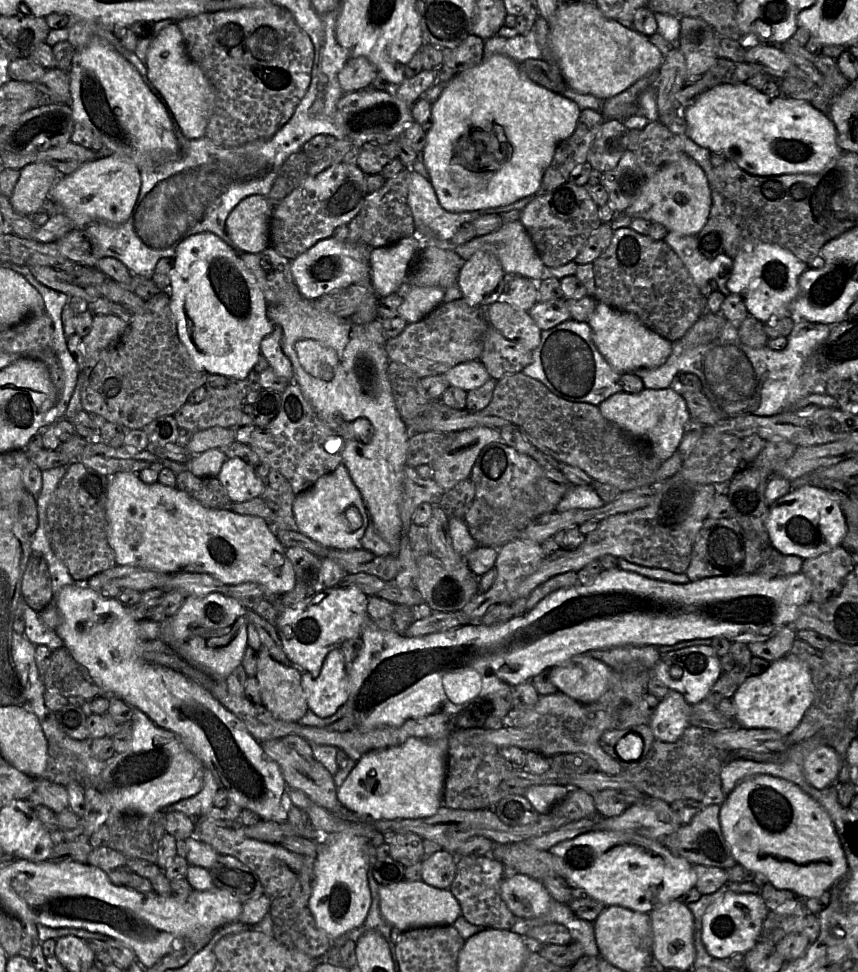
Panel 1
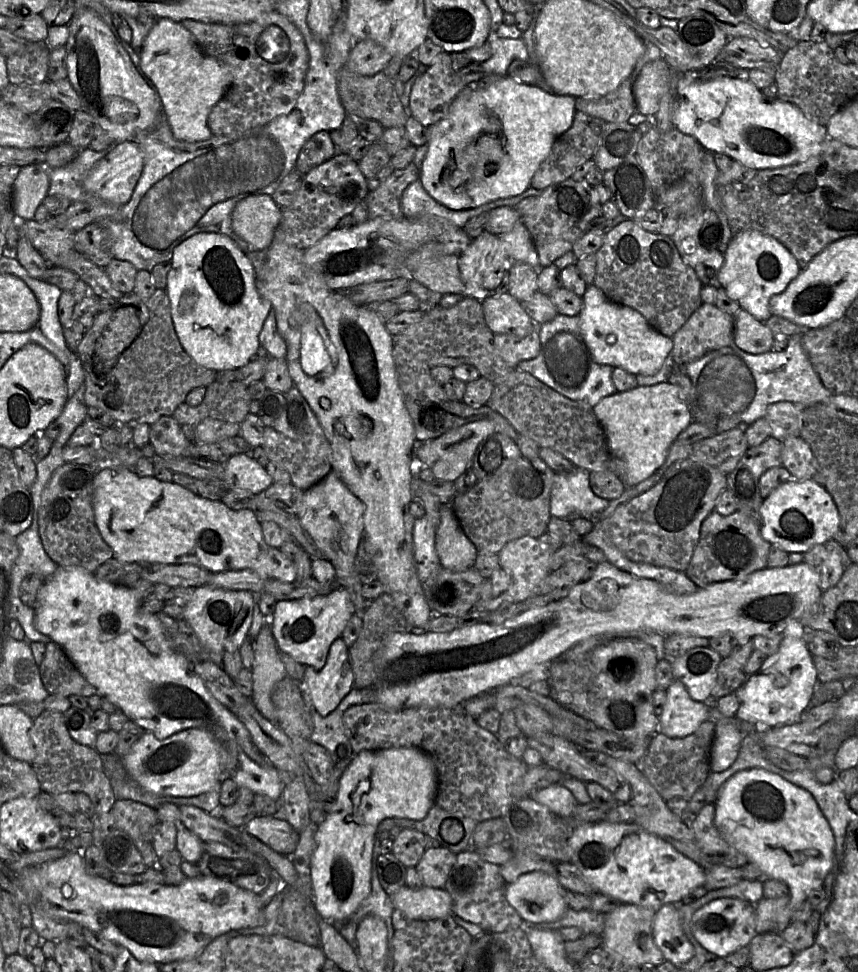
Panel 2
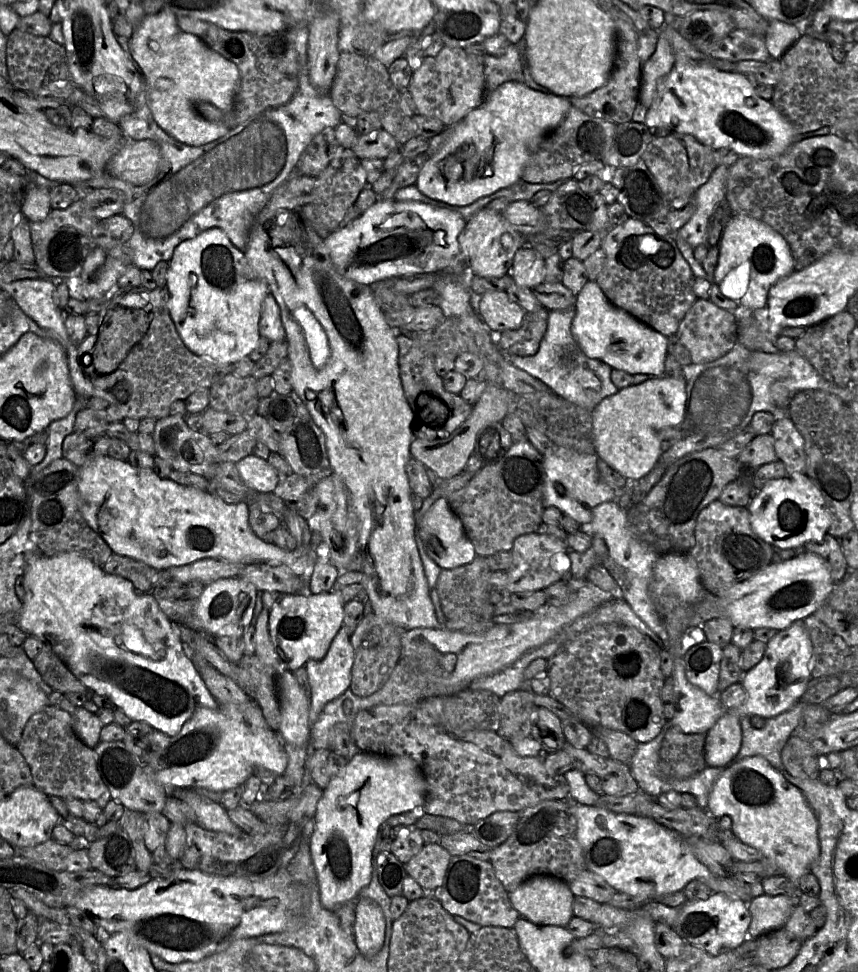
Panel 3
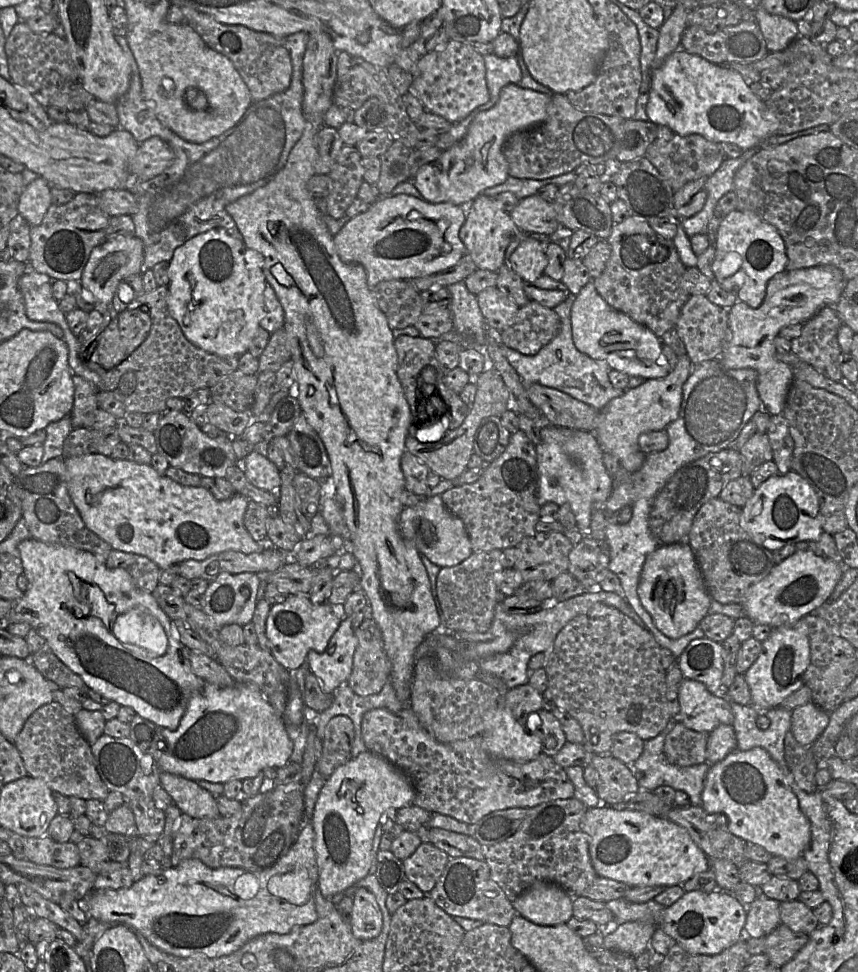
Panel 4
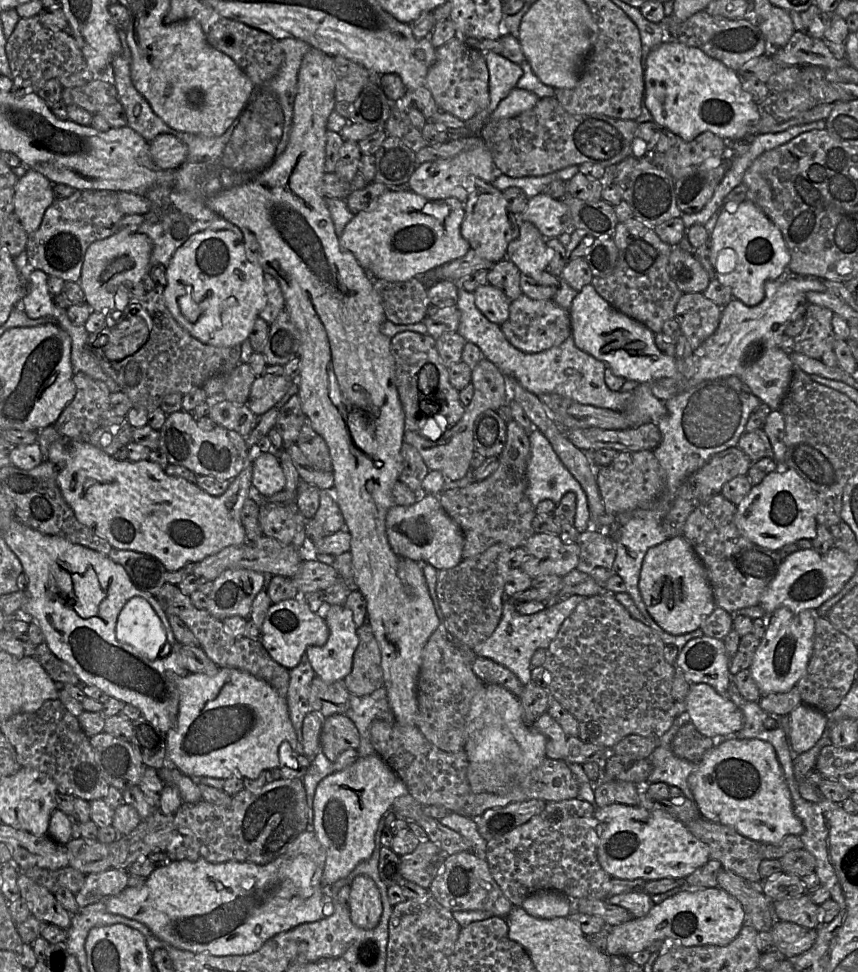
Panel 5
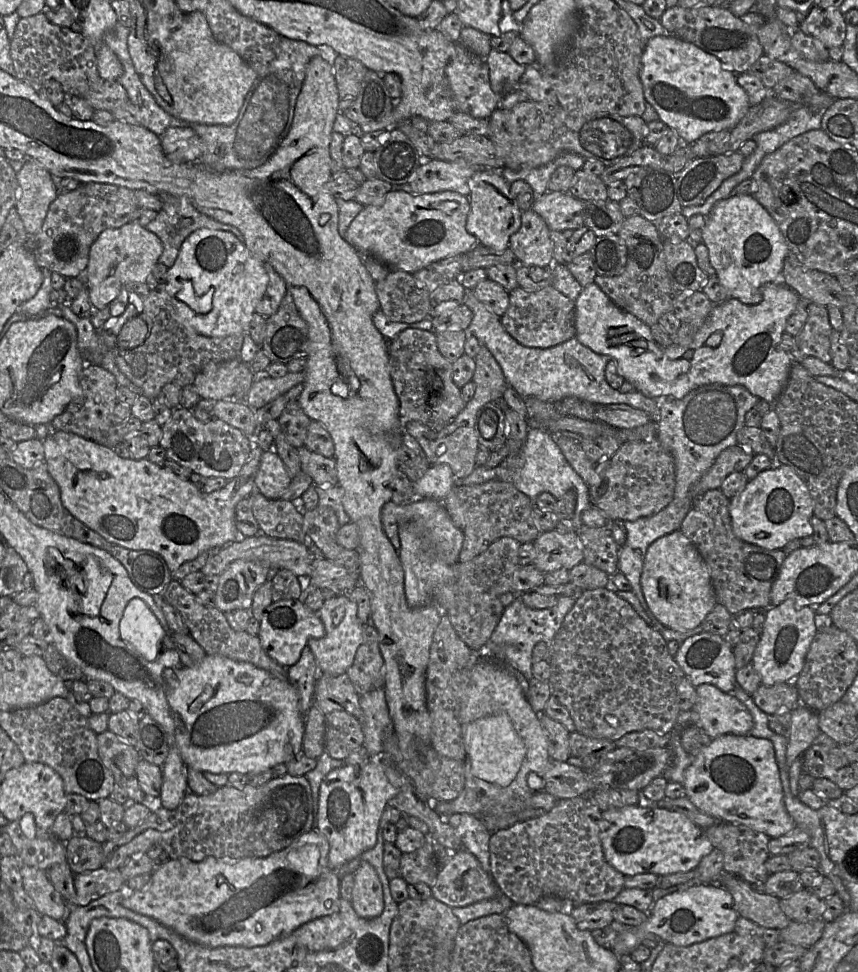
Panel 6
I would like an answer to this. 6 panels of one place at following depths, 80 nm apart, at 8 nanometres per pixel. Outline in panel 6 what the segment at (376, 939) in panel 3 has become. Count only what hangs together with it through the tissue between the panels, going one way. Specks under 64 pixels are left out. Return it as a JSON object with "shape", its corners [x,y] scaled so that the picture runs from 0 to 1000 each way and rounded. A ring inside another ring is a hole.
{"shape":[[[421,886],[413,897],[409,930],[415,940],[425,945],[441,943],[448,934],[445,909],[437,893]]]}

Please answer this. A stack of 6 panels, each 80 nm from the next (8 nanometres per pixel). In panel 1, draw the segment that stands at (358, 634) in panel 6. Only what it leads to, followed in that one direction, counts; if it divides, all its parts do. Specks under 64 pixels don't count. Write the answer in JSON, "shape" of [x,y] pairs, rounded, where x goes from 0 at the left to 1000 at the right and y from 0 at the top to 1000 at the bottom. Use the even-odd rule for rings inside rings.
{"shape":[[[397,667],[381,673],[371,697],[355,690],[351,701],[361,730],[374,739],[390,735],[406,719],[404,684]]]}

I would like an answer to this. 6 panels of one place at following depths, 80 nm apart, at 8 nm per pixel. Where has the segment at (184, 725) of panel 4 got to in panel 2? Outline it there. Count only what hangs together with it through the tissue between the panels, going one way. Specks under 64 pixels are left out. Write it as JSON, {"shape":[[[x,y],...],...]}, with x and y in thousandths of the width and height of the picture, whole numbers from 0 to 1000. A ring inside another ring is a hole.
{"shape":[[[220,749],[192,760],[184,760],[178,753],[169,752],[142,781],[150,799],[170,815],[185,820],[231,819],[268,800],[275,791],[275,781],[272,777],[266,775],[246,753],[234,749]]]}

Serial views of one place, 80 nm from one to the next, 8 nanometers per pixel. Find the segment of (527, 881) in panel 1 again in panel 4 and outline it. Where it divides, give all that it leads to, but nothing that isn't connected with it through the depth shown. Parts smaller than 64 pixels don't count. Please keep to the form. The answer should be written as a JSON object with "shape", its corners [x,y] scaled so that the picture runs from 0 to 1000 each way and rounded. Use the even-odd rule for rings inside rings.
{"shape":[[[626,906],[610,917],[597,931],[607,942],[627,952],[661,950],[668,942],[668,923],[659,914]]]}

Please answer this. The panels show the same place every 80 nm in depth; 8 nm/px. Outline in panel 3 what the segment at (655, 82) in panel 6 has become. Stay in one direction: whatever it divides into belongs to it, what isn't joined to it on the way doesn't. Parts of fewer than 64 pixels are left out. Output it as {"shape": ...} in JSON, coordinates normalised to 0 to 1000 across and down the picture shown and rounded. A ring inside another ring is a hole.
{"shape":[[[789,60],[779,77],[767,85],[765,100],[755,111],[751,128],[758,133],[774,131],[782,136],[807,139],[832,154],[848,152],[858,156],[861,162],[882,164],[900,163],[911,158],[928,145],[928,139],[932,138],[897,103],[888,102],[881,97],[880,87],[869,76],[845,74]]]}

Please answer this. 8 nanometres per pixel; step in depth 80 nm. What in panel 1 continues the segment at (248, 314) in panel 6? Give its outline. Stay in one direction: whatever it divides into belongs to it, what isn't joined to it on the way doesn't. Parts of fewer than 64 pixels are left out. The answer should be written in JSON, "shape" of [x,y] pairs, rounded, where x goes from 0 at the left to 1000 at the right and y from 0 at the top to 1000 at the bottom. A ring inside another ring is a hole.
{"shape":[[[248,240],[226,241],[206,254],[198,287],[196,302],[207,347],[226,373],[244,385],[260,386],[268,391],[286,390],[304,365],[304,351],[317,342],[319,333],[311,324],[311,312],[297,285],[279,262]]]}

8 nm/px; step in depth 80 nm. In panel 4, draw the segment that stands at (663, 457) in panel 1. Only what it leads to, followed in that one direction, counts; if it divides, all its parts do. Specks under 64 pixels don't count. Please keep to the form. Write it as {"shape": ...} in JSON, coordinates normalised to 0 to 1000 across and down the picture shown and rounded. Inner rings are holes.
{"shape":[[[801,364],[790,366],[788,378],[777,387],[766,390],[754,390],[747,396],[730,400],[719,409],[713,410],[698,423],[698,436],[691,447],[702,464],[720,472],[725,481],[740,487],[749,479],[754,467],[744,458],[747,447],[775,441],[790,430],[795,415],[795,398],[805,386],[809,376]]]}

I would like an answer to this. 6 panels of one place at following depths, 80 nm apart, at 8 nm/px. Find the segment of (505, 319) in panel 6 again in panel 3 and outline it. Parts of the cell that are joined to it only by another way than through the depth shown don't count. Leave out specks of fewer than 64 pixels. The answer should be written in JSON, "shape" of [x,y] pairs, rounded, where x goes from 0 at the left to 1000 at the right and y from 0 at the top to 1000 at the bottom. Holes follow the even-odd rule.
{"shape":[[[634,316],[613,321],[604,338],[578,344],[578,354],[591,365],[624,365],[636,343],[639,325],[640,320]]]}

